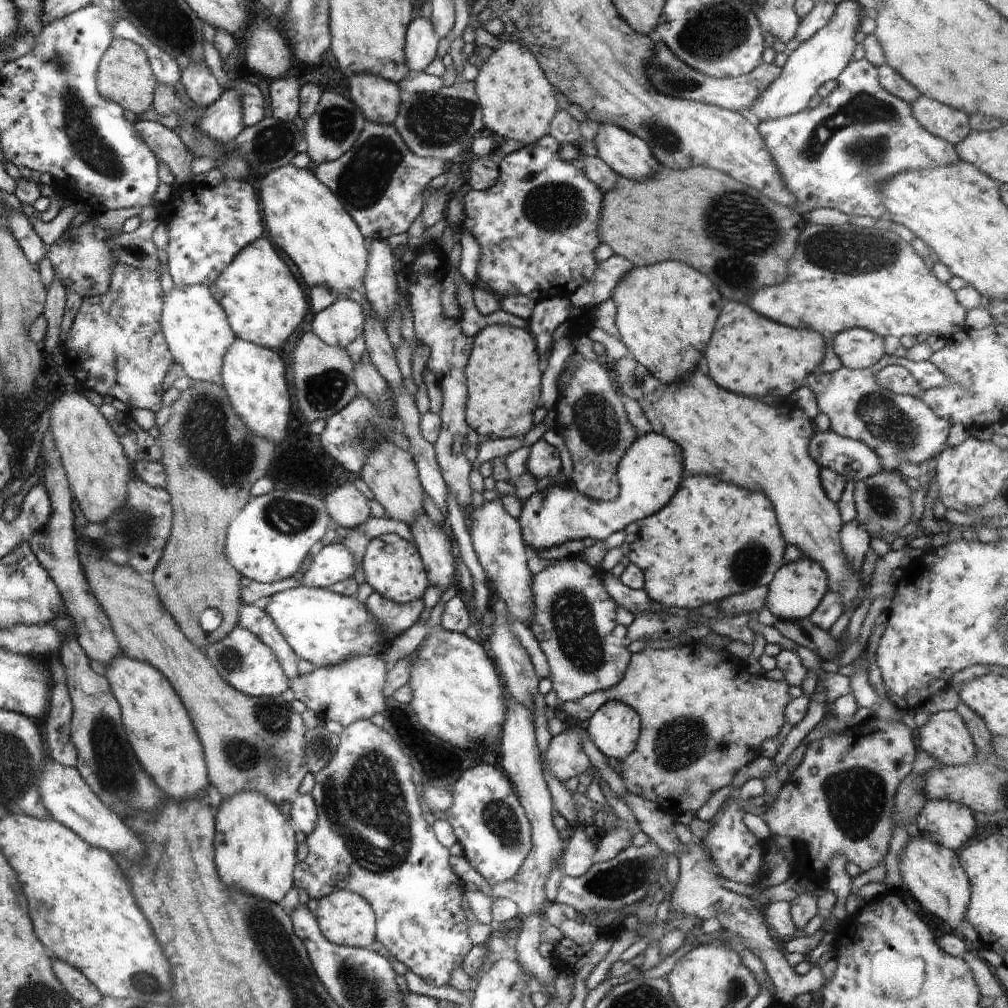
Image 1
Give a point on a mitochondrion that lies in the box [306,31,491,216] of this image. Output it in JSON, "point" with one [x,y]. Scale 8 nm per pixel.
{"point":[361,183]}

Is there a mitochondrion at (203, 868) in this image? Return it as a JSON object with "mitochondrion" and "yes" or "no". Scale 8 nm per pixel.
{"mitochondrion":"no"}

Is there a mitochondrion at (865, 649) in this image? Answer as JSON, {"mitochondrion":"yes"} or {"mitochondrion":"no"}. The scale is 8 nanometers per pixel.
{"mitochondrion":"no"}

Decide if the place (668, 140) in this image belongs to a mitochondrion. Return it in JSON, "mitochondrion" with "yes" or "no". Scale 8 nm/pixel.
{"mitochondrion":"yes"}

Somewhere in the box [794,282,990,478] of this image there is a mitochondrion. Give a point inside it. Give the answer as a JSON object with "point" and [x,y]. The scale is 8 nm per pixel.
{"point":[882,417]}

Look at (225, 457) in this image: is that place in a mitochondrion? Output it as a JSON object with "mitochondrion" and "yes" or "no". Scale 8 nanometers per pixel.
{"mitochondrion":"yes"}

